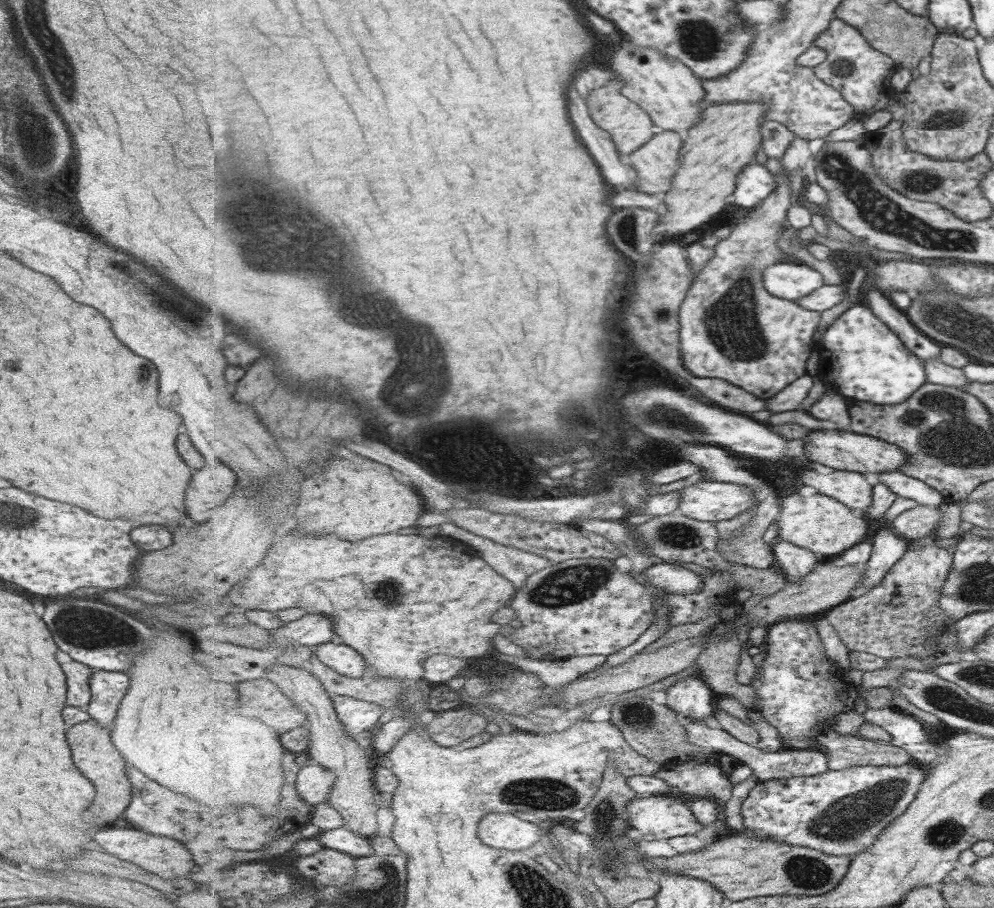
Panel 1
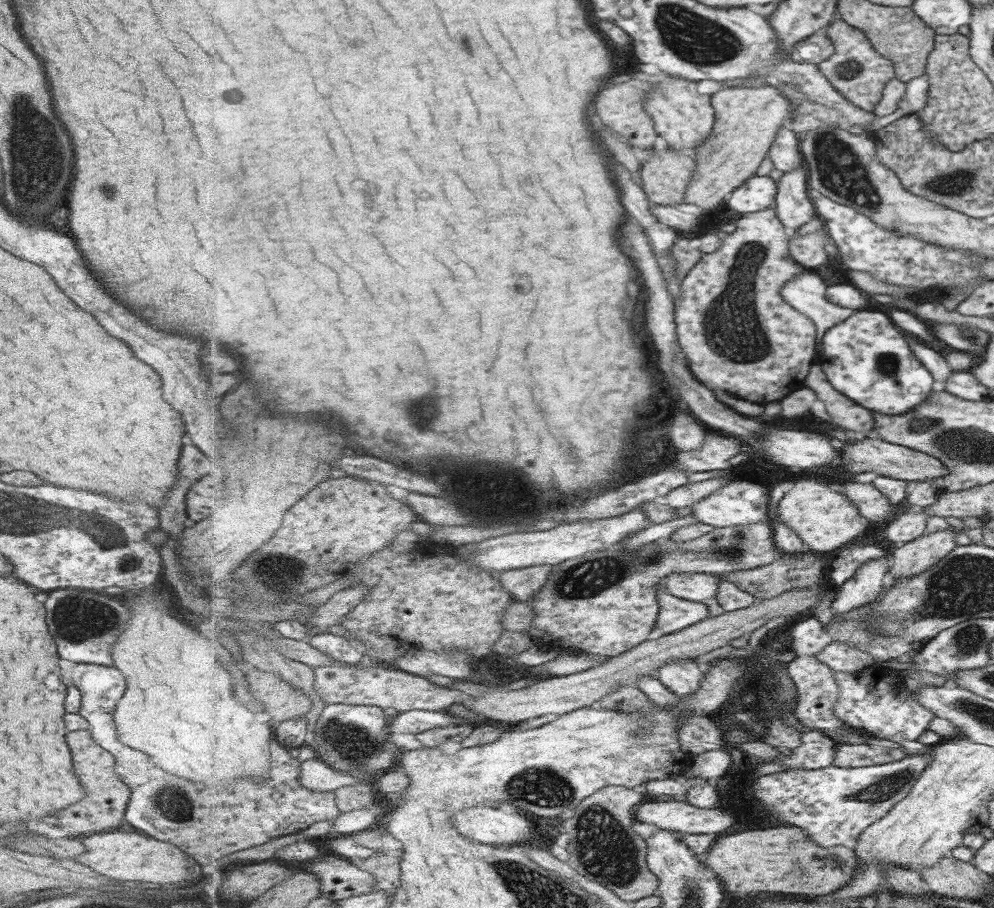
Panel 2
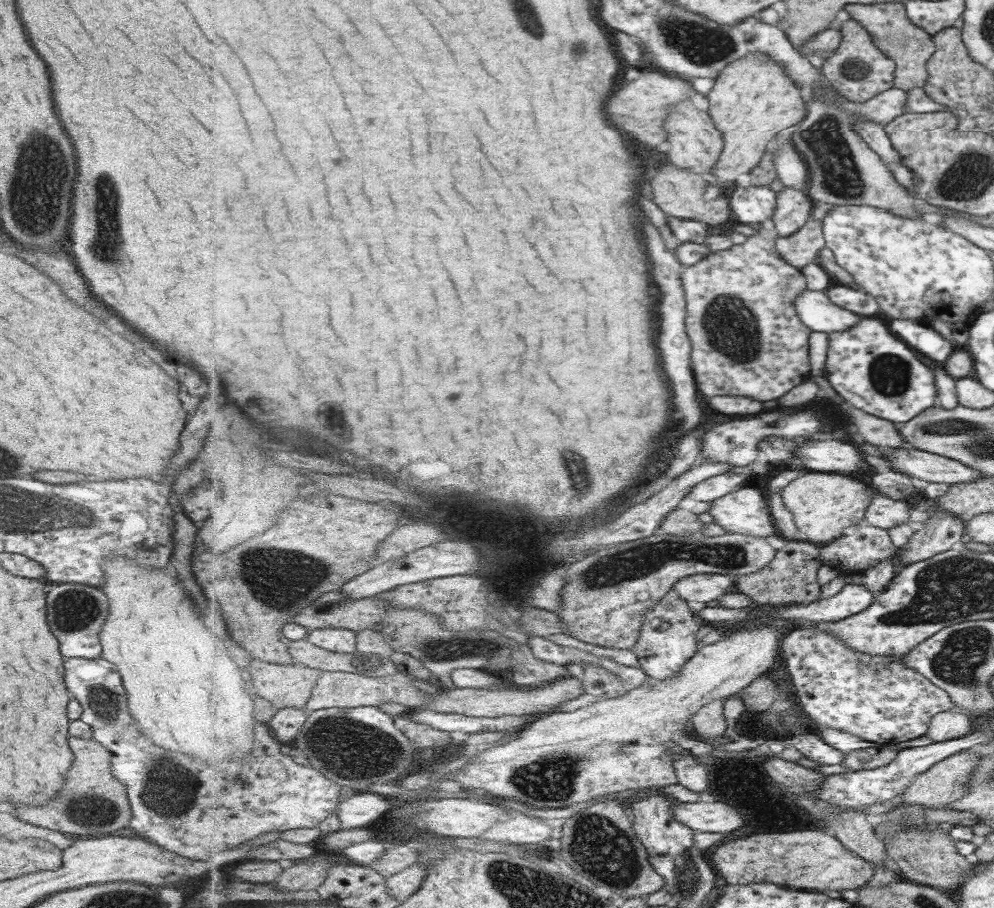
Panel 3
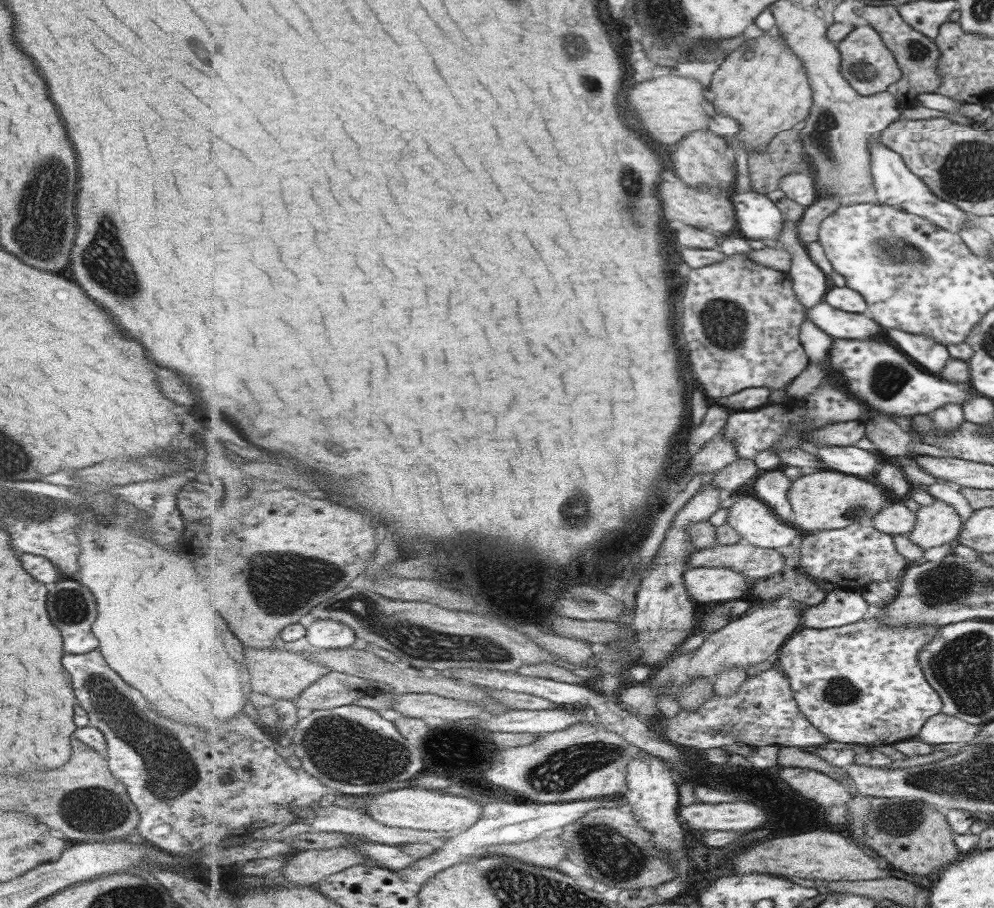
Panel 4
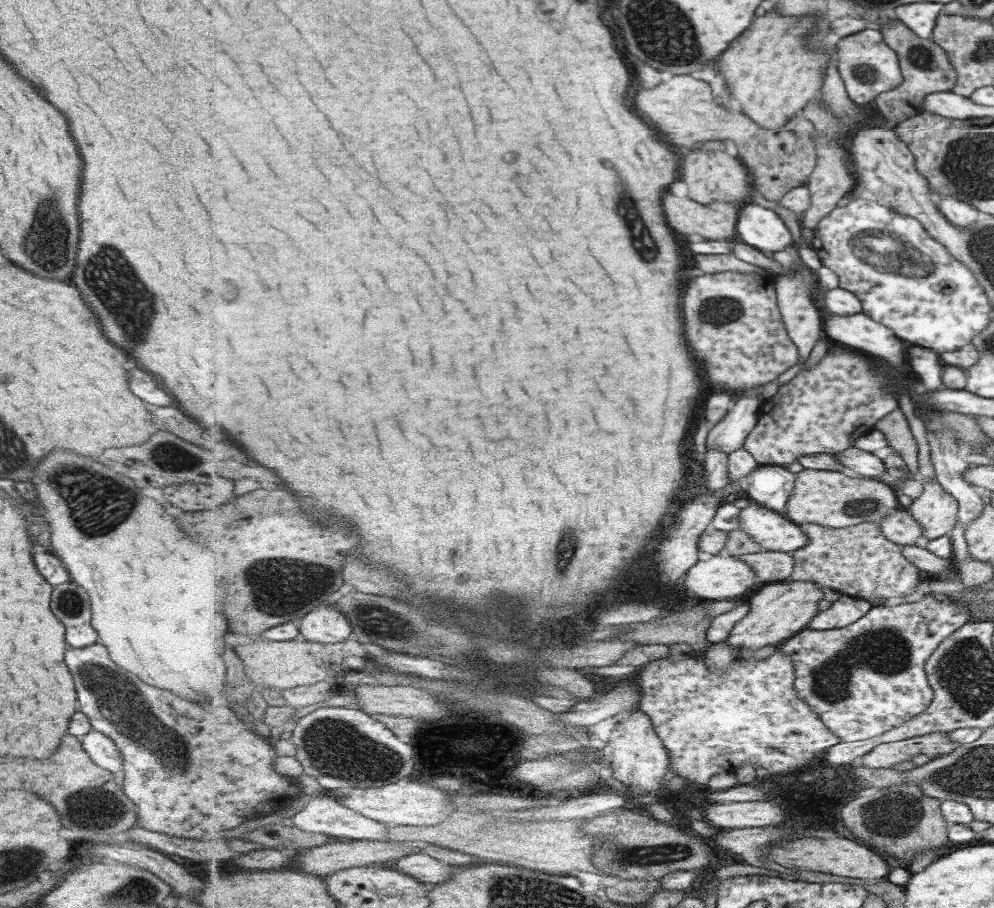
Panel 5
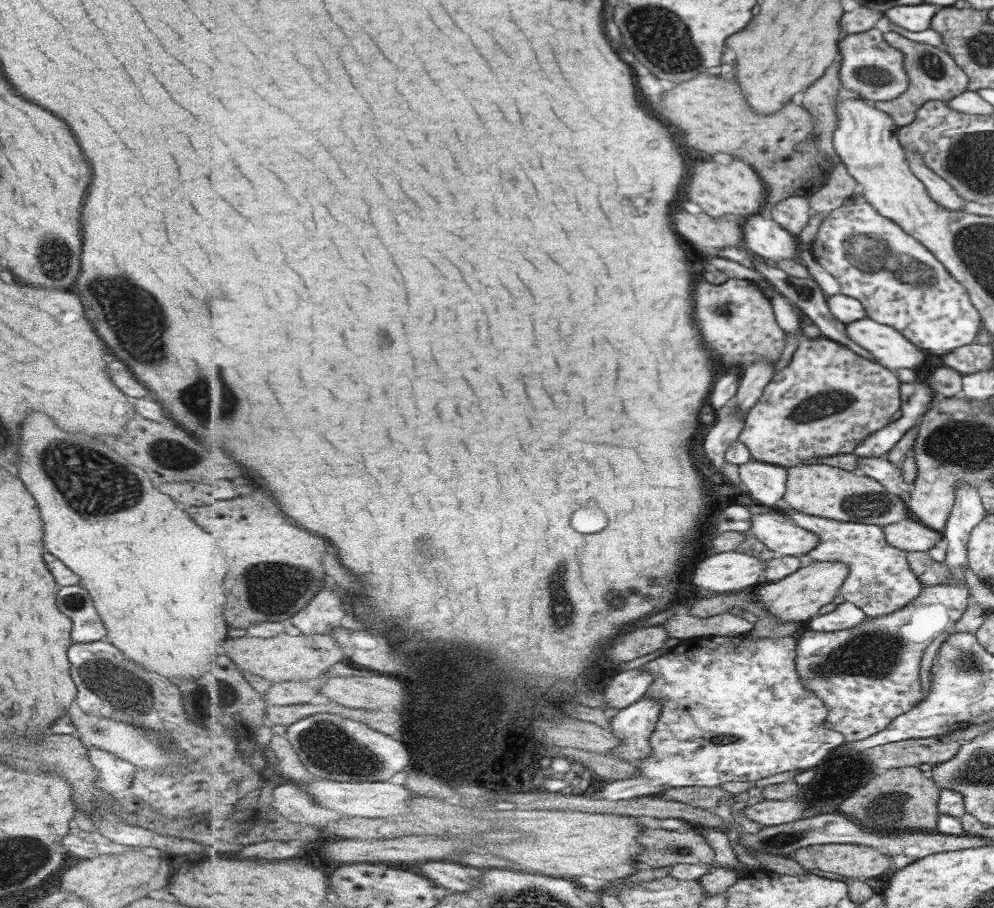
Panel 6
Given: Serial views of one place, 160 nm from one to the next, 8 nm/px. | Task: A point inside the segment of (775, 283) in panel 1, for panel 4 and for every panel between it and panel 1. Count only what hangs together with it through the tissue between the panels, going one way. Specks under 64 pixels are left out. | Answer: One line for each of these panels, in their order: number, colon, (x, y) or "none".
2: (807, 291)
3: (816, 309)
4: (838, 323)

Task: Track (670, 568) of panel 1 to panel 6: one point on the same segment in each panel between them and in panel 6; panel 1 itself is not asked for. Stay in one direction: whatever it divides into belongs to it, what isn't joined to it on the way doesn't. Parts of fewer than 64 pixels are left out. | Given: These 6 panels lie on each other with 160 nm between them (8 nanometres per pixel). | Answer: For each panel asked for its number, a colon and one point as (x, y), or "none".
2: (697, 587)
3: (698, 589)
4: (704, 584)
5: (721, 577)
6: (725, 572)

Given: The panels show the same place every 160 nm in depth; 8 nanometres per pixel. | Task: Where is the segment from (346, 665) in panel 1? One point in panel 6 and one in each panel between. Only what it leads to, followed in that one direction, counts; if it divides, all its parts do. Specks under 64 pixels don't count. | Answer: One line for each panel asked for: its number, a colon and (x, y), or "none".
2: (338, 648)
3: (341, 640)
4: (322, 634)
5: (327, 625)
6: (324, 613)

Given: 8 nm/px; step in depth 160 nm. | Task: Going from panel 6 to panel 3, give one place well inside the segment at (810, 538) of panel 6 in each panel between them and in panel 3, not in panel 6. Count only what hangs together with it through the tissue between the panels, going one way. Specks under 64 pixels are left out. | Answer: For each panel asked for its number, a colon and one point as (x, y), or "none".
3: (746, 511)
4: (756, 522)
5: (774, 531)

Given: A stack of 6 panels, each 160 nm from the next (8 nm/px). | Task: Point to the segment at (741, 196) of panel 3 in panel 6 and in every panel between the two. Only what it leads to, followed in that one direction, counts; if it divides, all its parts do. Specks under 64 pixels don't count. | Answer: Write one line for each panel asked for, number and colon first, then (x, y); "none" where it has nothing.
4: (758, 216)
5: (760, 227)
6: (766, 238)

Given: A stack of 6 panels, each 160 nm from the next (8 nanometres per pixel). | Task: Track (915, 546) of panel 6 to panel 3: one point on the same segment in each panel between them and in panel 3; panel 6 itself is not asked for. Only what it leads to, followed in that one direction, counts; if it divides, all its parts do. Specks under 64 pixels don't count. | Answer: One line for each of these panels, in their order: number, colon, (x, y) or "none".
3: (884, 513)
4: (894, 519)
5: (900, 527)

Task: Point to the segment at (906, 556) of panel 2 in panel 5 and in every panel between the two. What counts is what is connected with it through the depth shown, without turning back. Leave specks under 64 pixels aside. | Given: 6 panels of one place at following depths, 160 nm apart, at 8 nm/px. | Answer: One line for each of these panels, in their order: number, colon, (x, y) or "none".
3: (939, 532)
4: (937, 523)
5: (936, 511)

